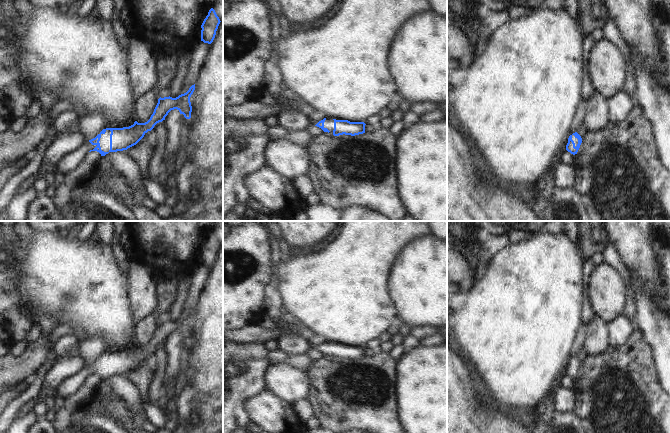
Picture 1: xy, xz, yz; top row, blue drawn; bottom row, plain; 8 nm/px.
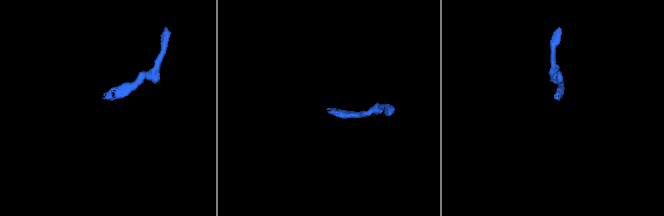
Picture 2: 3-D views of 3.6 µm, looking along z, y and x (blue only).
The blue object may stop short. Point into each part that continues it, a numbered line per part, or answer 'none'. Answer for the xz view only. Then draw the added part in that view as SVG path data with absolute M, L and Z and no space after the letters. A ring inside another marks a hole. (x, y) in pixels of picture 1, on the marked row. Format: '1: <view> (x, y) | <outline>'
1: xz (329, 123) | M328 118L324 122L324 128L327 128L330 132L331 136L333 135L333 130L334 130L334 120L332 118Z

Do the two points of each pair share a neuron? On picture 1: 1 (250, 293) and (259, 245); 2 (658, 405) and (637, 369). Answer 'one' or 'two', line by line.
1: one
2: one

